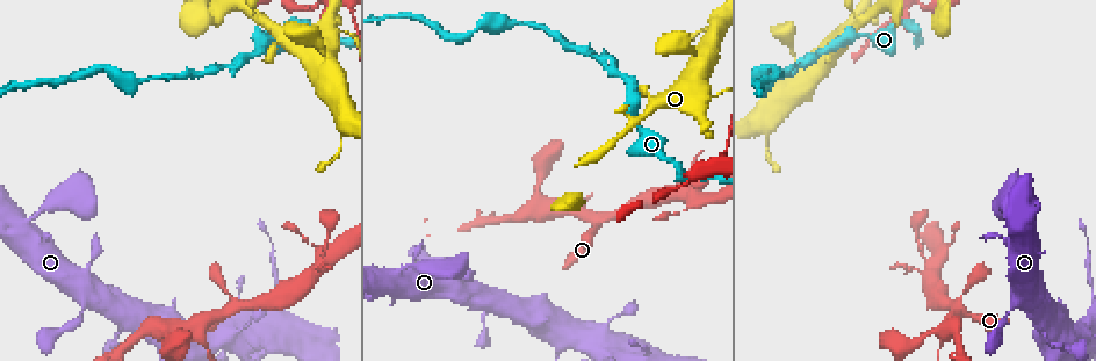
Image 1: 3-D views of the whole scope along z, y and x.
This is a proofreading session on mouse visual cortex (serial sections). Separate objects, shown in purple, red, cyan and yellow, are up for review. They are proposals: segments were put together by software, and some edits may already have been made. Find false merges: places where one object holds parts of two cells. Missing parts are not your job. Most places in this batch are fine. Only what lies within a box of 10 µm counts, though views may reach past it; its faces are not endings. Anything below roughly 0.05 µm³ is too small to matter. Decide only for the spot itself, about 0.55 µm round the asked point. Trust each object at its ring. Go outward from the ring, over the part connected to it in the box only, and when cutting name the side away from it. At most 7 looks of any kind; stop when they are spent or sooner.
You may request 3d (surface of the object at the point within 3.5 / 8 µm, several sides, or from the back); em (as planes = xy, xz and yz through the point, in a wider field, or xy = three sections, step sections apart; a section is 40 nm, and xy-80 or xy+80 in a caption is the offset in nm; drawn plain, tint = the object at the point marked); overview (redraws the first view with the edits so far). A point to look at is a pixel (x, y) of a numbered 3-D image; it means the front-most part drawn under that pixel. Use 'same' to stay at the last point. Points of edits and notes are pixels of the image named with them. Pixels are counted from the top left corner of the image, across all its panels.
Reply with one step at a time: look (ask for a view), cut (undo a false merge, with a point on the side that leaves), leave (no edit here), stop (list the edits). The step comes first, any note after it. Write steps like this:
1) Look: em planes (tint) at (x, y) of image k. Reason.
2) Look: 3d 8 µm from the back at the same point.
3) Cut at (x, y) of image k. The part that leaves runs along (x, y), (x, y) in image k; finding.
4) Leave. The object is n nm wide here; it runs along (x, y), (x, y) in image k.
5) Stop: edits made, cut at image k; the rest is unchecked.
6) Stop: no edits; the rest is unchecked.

Look: 3d 8 µm at (232, 333) of image 1. Sudden change in width.

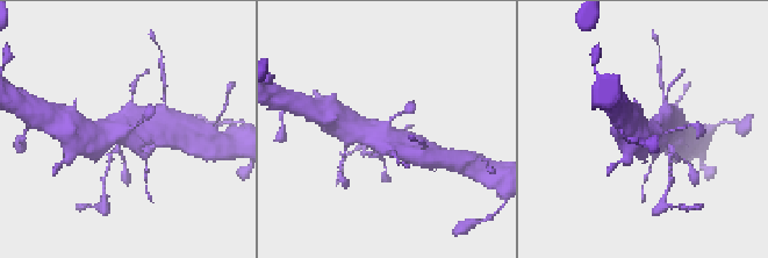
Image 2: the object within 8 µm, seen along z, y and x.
Look: 3d 3.5 µm at the same point. Zoom in.

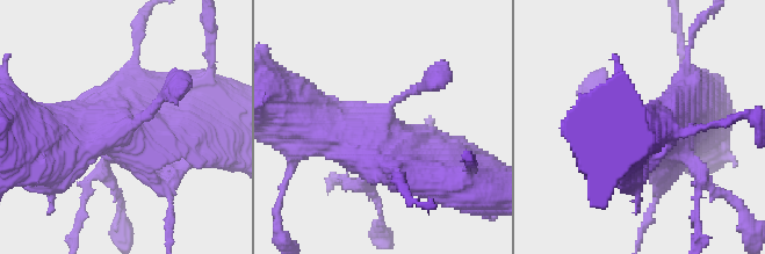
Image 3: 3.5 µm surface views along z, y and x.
Look: em planes (tint) at (125, 126) of image 3.

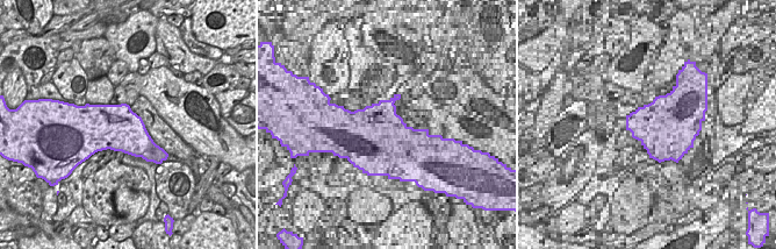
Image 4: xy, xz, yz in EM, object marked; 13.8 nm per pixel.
Leave. It runs along (65, 140), (136, 123), (179, 84) in image 3; one cell here.

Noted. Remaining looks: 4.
Look: 3d 8 µm at (601, 223) of image 1. Three-way junction.

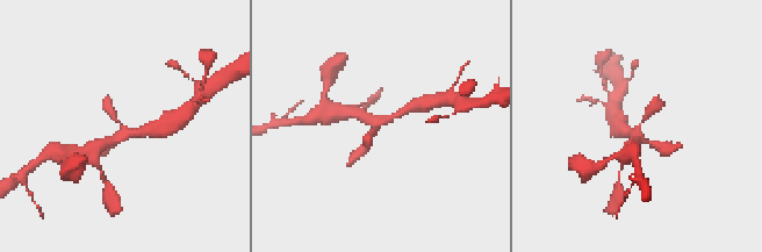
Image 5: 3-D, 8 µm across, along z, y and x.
Look: 3d 3.5 µm at the same point.

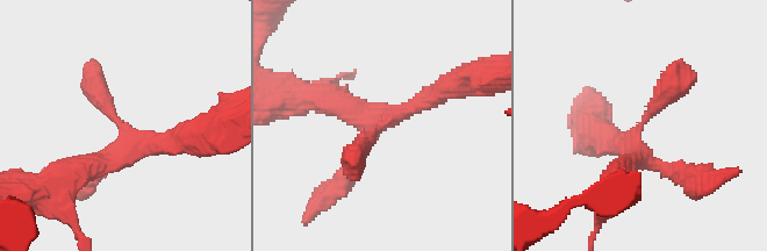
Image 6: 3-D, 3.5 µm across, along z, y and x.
Look: em xy step 3 (tint) at (641, 124) of image 6.

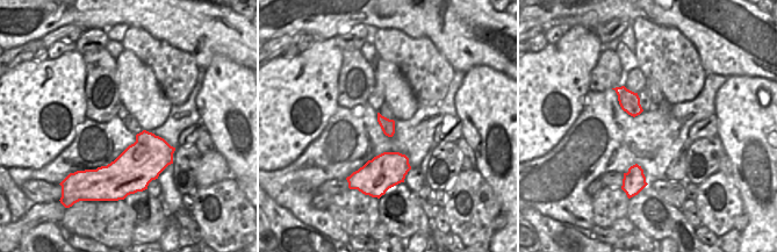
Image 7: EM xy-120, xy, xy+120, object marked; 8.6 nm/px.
Leave. It runs along (660, 169), (633, 155), (637, 129), (694, 72) in image 6; all the same cell.

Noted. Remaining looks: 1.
Stop: no edits; the rest is unchecked.

